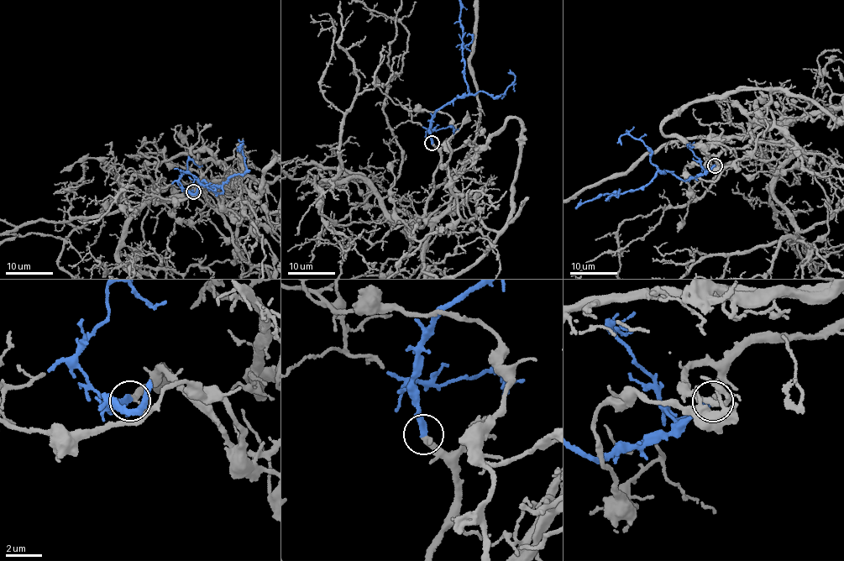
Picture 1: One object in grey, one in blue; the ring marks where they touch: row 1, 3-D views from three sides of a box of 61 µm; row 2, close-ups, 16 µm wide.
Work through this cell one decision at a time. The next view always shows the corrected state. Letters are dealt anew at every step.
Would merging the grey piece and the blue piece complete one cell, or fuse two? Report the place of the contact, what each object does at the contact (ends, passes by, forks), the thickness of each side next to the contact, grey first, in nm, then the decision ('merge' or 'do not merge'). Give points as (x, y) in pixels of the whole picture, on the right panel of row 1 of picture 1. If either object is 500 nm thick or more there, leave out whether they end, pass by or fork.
at (715, 165); grey ends there; blue ends there; 320 nm thick on the grey side, 340 nm on the other; merge

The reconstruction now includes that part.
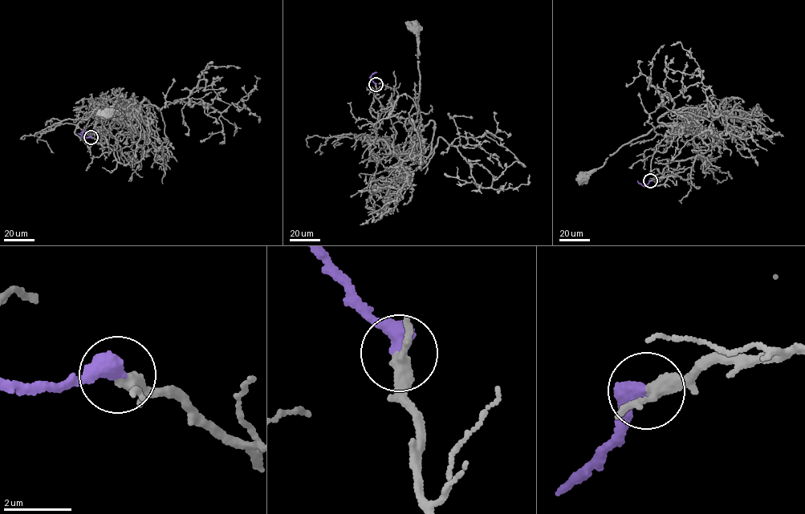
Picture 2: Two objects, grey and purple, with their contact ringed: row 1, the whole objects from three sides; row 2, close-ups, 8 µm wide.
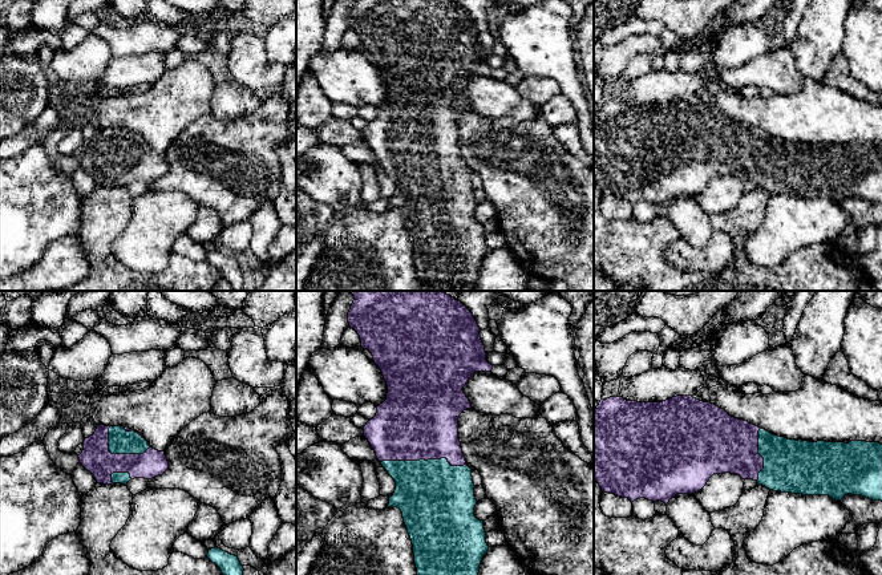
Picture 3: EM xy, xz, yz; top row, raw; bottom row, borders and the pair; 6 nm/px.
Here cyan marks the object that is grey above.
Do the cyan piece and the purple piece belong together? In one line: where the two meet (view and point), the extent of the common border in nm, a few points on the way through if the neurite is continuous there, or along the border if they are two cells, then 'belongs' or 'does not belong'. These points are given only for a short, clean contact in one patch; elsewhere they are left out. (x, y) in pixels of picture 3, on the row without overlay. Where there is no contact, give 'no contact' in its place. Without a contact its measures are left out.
xz (424, 162) | 500 nm | belongs

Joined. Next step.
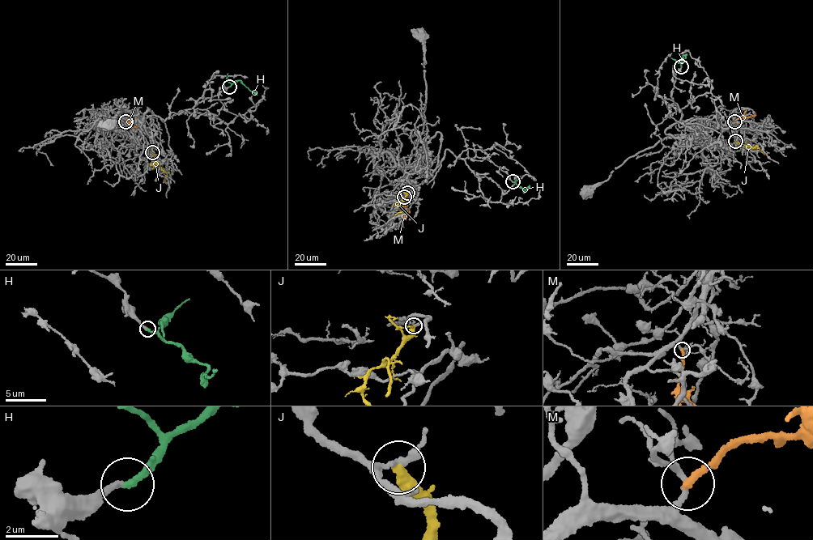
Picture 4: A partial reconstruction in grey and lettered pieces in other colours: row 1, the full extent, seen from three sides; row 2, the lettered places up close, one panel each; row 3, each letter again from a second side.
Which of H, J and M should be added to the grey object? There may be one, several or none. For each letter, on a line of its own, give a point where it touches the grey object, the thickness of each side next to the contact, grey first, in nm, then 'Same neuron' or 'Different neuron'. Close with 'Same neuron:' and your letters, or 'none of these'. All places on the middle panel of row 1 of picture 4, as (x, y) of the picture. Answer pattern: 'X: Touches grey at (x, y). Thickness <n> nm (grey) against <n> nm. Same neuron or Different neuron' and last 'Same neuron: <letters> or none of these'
H: Touches grey at (512, 181). Thickness 220 nm (grey) against 280 nm. Same neuron
J: Touches grey at (407, 193). Thickness 220 nm (grey) against 440 nm. Different neuron
M: Touches grey at (404, 197). Thickness 160 nm (grey) against 280 nm. Different neuron
Same neuron: H

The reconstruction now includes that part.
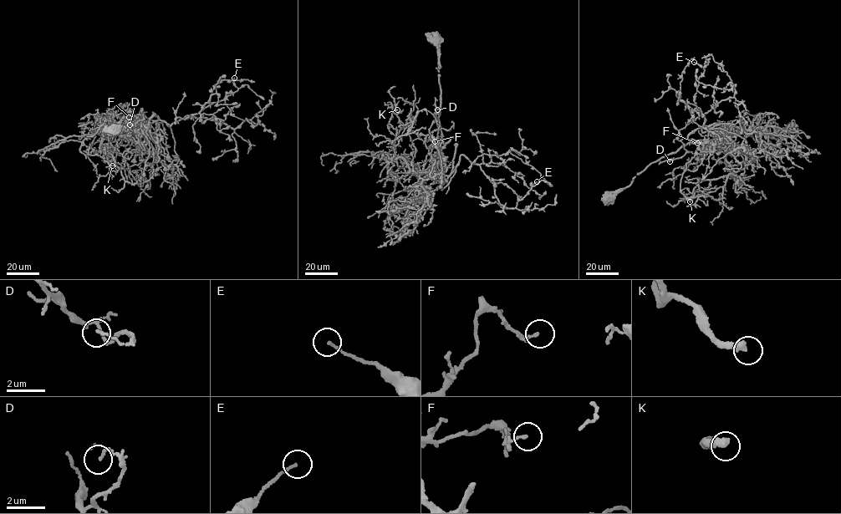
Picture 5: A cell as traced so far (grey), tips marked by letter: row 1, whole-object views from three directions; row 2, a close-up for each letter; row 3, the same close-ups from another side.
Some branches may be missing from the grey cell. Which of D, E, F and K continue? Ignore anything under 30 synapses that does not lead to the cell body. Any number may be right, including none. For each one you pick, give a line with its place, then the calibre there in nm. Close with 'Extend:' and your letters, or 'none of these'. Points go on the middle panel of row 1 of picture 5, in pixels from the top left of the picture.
K: place (397, 109); calibre 400 nm
Extend: K

